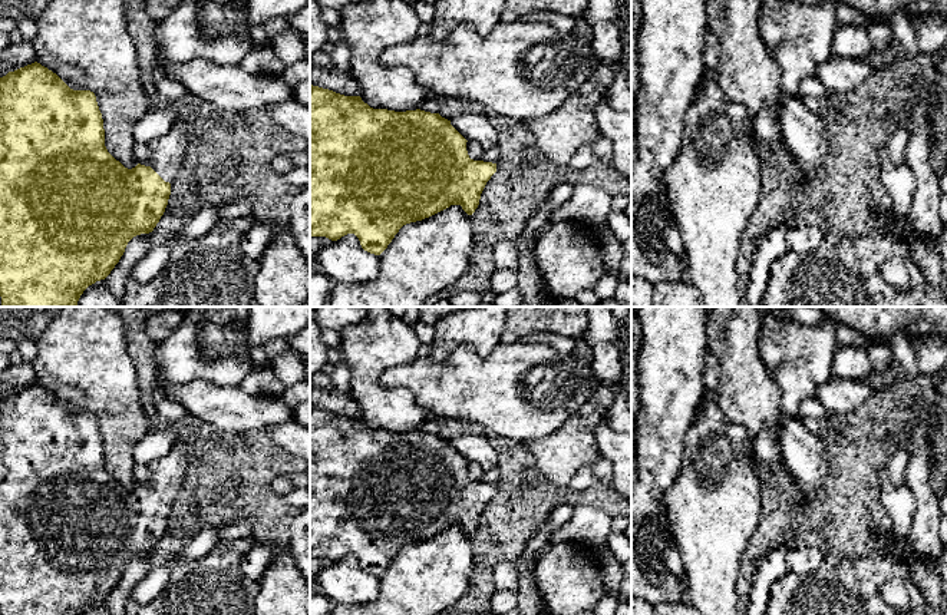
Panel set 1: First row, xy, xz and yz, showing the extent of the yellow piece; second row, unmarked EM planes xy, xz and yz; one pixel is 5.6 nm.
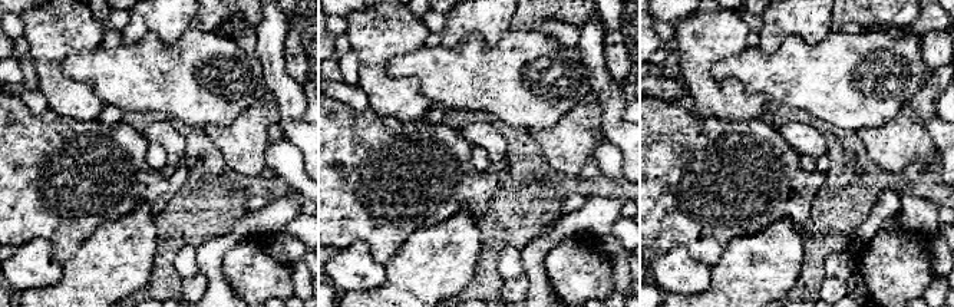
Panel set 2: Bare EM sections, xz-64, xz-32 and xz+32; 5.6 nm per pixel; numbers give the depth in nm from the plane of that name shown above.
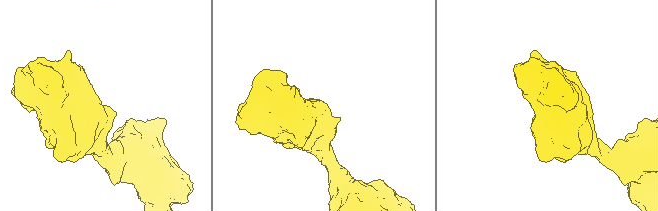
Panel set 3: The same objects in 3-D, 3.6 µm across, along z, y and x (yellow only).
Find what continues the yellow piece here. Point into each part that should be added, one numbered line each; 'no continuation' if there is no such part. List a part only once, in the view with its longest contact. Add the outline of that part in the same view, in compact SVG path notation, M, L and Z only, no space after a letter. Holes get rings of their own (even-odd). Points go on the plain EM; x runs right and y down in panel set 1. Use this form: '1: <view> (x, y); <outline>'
1: xy (165, 475); M174 443L171 452L159 460L148 464L149 487L165 502L172 503L188 466L185 443Z

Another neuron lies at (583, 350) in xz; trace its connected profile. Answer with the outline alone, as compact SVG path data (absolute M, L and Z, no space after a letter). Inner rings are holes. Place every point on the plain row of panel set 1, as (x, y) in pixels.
M580 335L578 338L575 338L575 345L573 353L581 361L583 370L590 376L591 391L588 397L591 399L600 387L600 383L597 381L591 368L593 345L588 341L585 341L583 335Z

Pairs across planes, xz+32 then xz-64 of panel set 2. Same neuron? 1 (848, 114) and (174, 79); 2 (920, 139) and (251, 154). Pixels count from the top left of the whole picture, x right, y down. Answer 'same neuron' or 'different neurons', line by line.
1: same neuron
2: same neuron

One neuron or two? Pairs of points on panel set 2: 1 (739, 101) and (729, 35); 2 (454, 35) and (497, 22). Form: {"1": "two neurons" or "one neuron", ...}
{"1": "one neuron", "2": "one neuron"}

